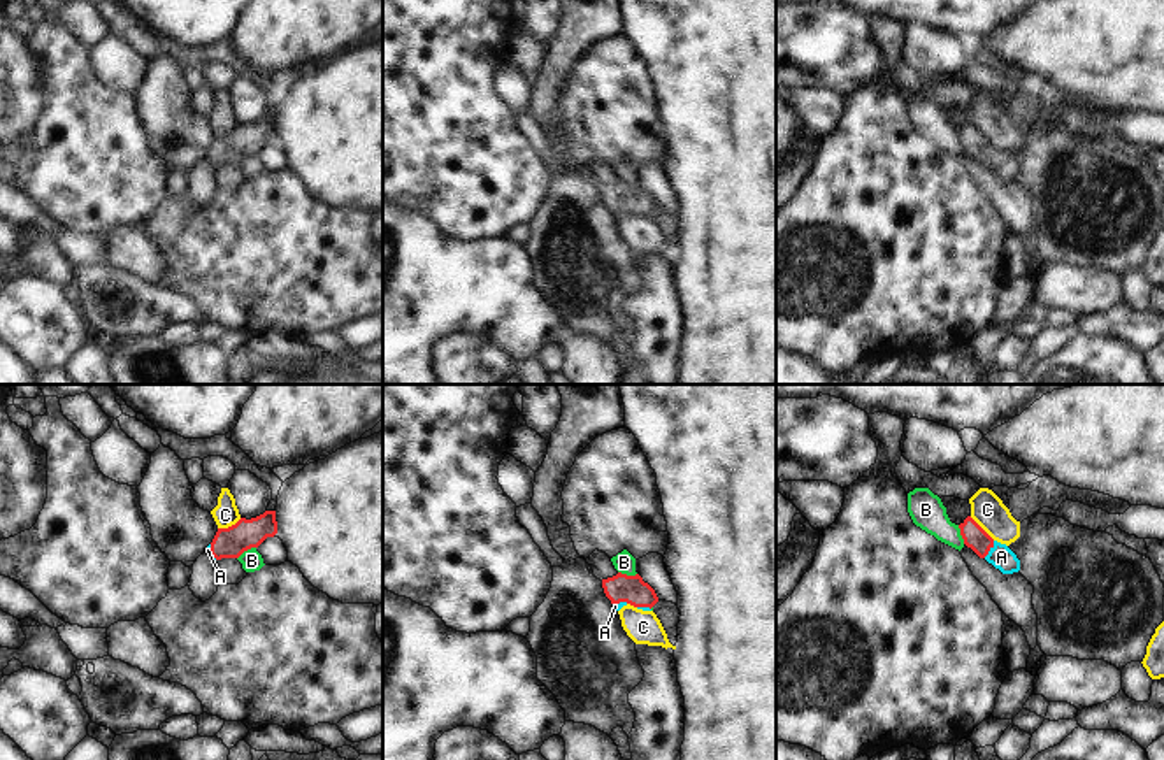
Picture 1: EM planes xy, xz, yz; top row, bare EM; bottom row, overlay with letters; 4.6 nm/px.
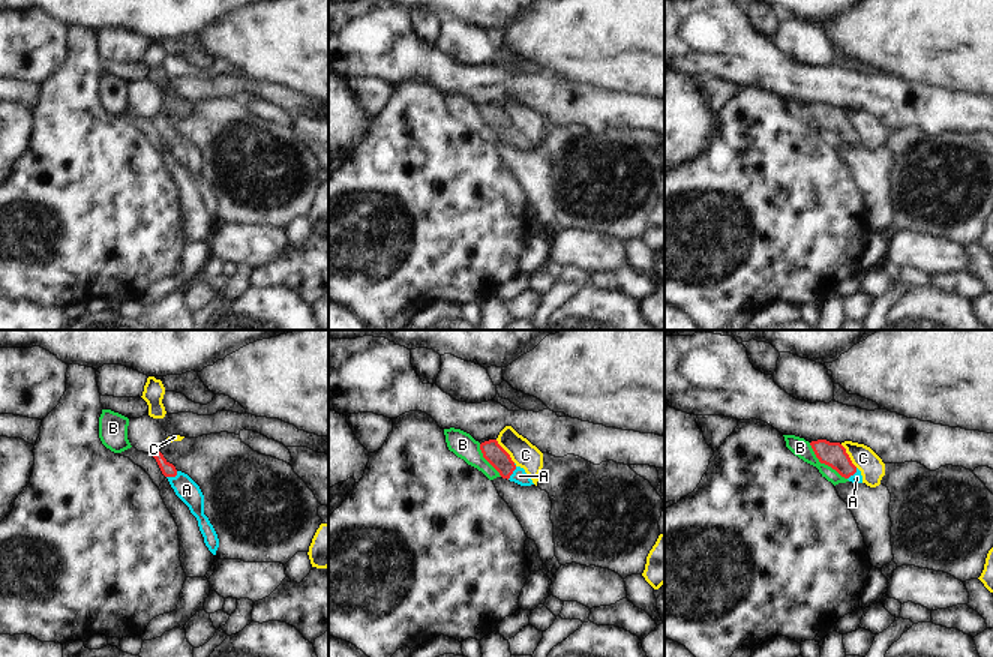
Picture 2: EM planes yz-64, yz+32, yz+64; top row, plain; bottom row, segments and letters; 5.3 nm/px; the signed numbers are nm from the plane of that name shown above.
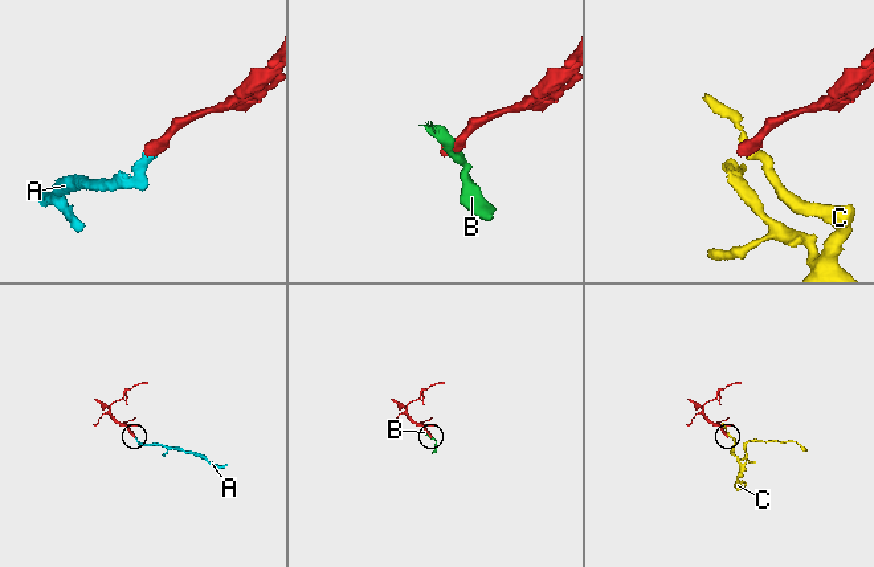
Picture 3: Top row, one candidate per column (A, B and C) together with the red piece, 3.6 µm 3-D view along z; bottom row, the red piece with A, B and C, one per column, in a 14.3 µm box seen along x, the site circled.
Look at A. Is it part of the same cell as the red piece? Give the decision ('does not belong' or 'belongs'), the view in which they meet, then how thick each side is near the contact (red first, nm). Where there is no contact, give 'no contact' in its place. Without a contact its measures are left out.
belongs | yz | 110/110 nm

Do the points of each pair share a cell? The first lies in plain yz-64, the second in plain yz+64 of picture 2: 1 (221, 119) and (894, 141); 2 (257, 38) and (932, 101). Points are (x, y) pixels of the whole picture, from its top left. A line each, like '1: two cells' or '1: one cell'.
1: one cell
2: two cells

